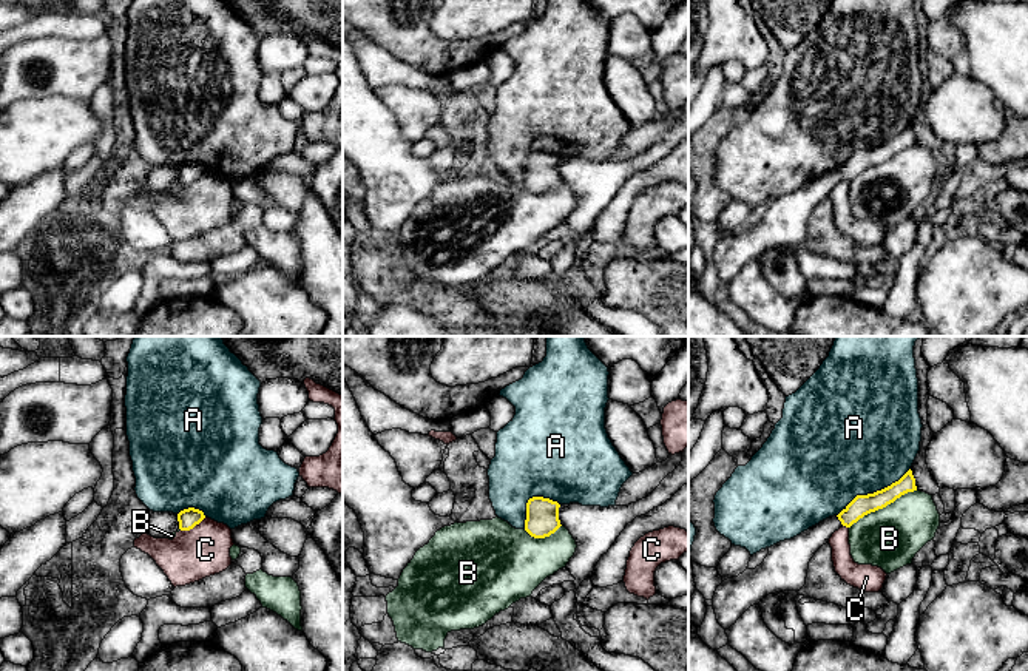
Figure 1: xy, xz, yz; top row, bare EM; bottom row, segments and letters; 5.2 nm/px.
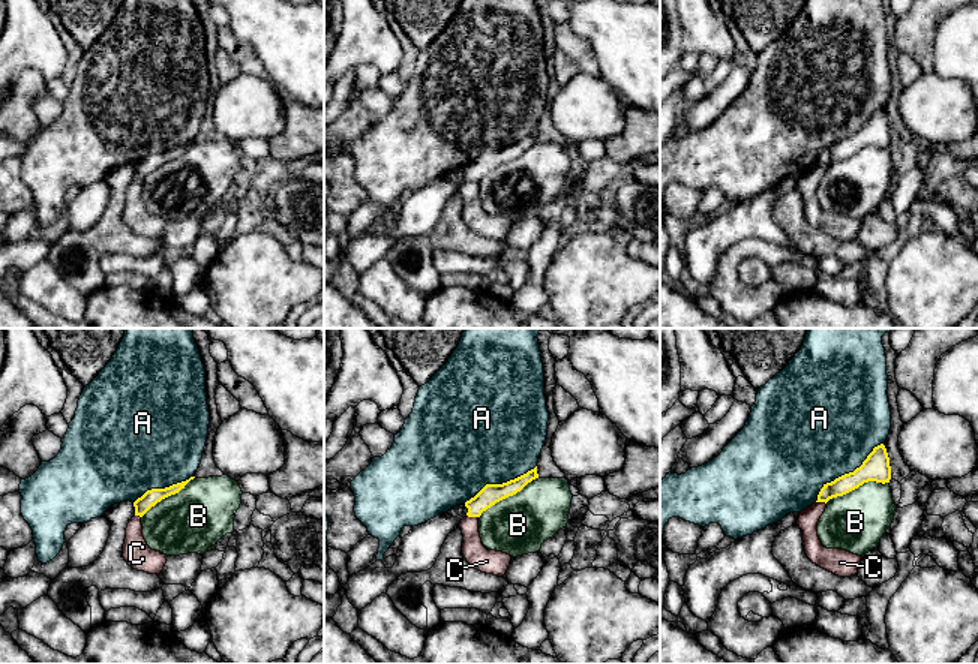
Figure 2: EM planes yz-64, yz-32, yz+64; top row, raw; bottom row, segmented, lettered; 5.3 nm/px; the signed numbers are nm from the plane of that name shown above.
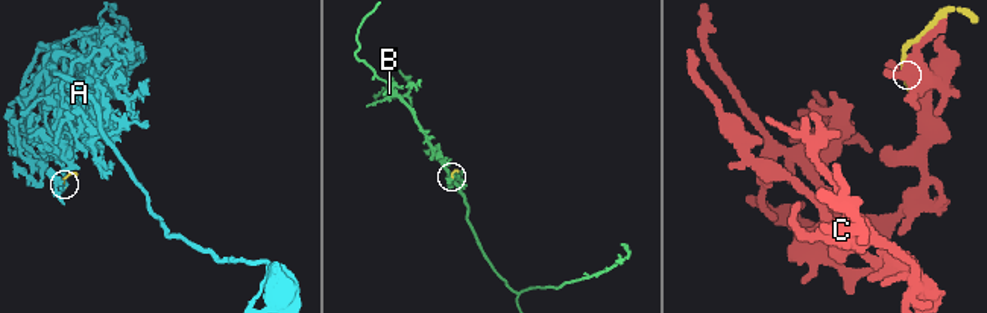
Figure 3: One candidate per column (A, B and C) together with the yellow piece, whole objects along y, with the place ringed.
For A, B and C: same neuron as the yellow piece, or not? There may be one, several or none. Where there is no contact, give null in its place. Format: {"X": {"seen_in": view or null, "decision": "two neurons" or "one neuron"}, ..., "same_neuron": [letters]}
{"A": {"seen_in": "yz", "decision": "two neurons"}, "B": {"seen_in": "yz", "decision": "two neurons"}, "C": {"seen_in": "xy", "decision": "two neurons"}, "same_neuron": []}

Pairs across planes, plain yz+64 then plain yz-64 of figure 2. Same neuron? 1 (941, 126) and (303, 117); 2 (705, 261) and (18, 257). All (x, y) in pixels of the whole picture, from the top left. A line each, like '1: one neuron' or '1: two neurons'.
1: two neurons
2: one neuron

